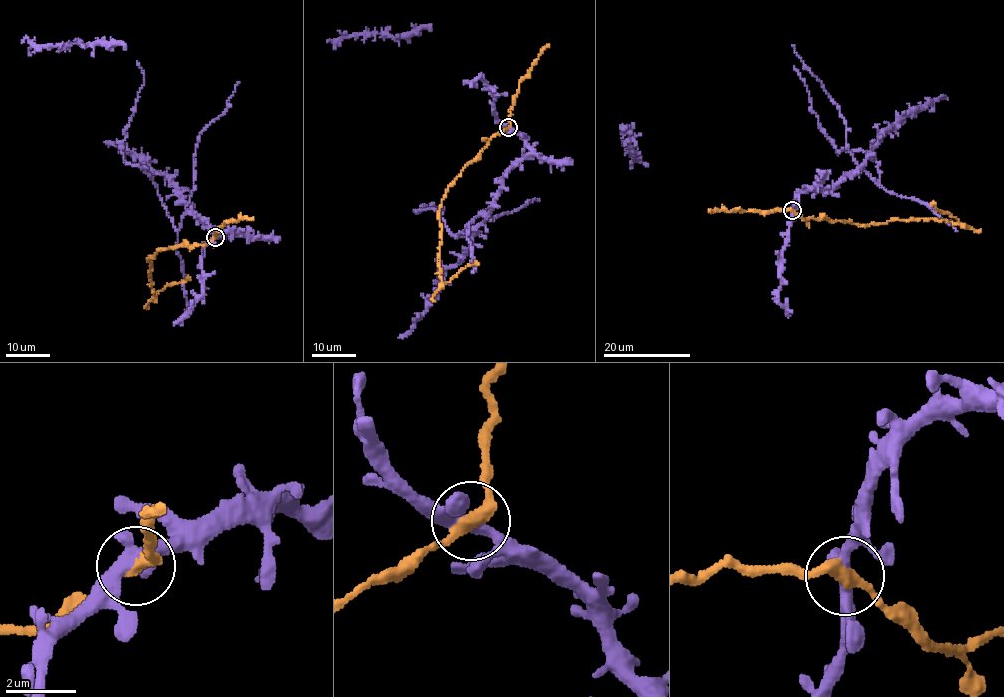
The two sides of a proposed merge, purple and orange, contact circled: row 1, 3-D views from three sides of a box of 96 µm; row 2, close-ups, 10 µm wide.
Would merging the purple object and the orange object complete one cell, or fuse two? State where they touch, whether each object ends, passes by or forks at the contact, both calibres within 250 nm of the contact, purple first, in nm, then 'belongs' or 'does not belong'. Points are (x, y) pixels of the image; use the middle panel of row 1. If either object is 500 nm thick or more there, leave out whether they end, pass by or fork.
at (508, 127); purple passes by; orange passes by; 400 nm thick on the purple side, 320 nm on the other; does not belong

